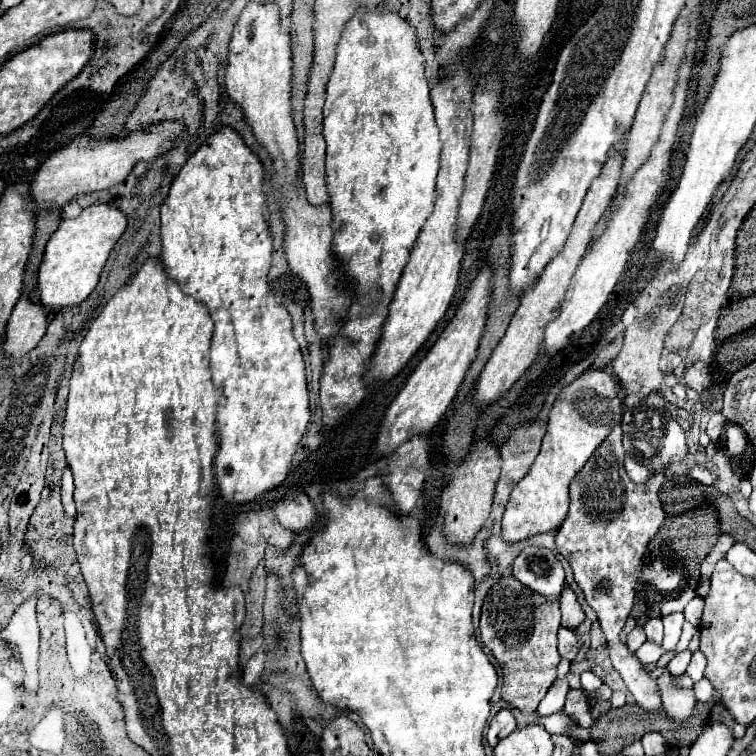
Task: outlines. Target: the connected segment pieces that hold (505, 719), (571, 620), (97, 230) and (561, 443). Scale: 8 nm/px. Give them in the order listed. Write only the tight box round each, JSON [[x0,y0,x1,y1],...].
[[488,709,516,747],[560,585,586,631],[38,203,126,311],[502,369,622,543]]

